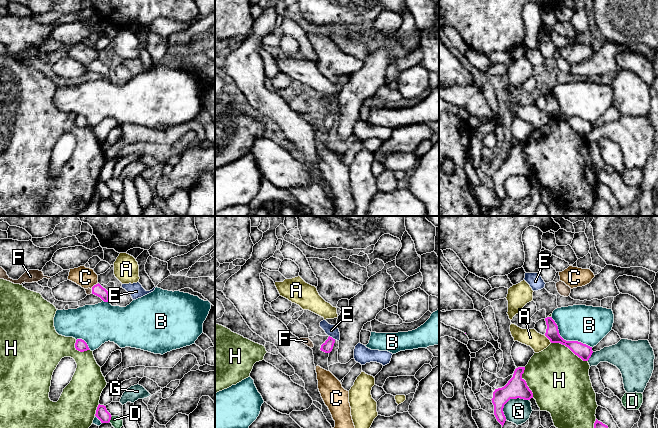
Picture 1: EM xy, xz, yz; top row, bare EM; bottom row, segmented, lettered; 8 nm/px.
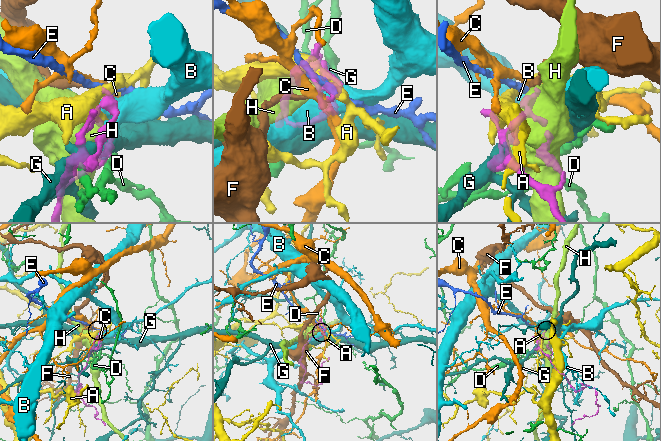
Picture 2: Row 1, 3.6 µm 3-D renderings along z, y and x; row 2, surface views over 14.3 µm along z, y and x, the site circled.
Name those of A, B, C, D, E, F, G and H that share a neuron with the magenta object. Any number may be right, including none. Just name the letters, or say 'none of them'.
F

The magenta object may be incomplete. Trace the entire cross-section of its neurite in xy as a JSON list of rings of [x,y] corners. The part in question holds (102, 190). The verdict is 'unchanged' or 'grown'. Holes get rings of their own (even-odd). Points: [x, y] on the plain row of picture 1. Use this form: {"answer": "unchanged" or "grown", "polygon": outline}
{"answer": "unchanged", "polygon": [[[98,181],[95,192],[101,197],[101,199],[109,199],[111,196],[111,190],[107,187],[106,182]]]}

